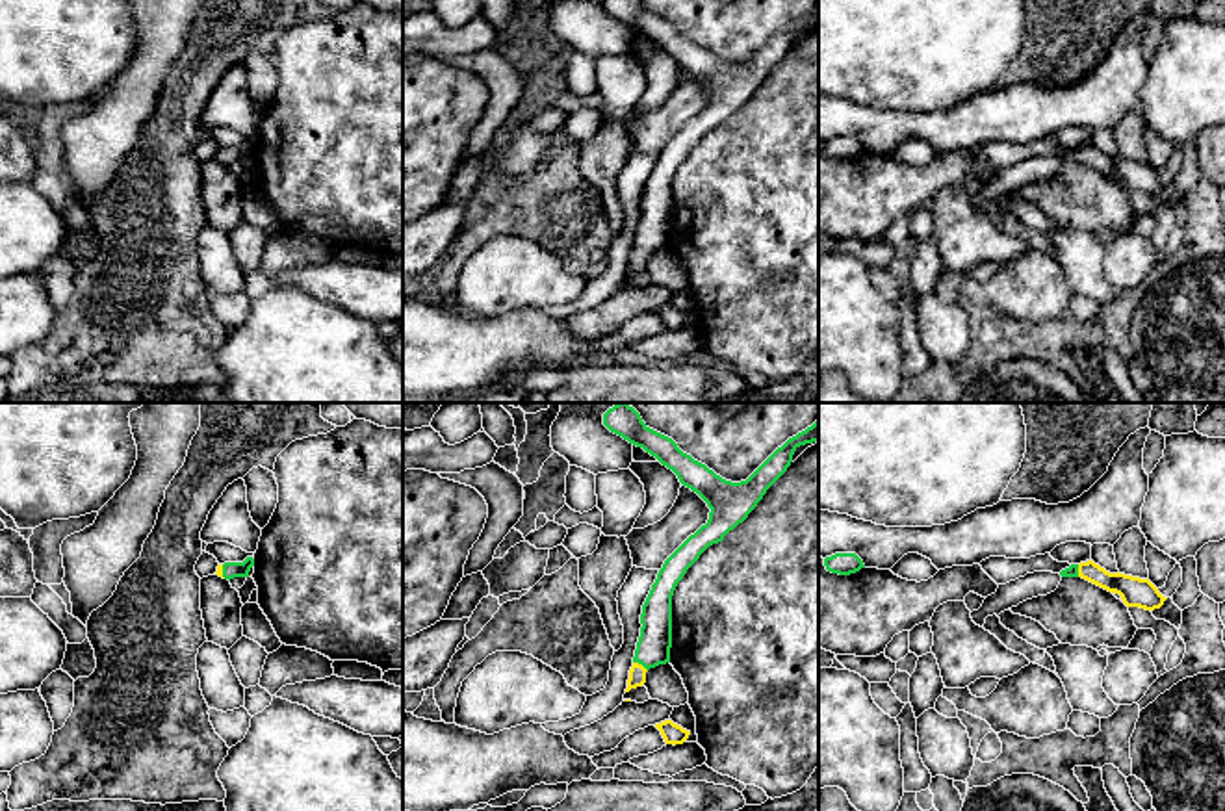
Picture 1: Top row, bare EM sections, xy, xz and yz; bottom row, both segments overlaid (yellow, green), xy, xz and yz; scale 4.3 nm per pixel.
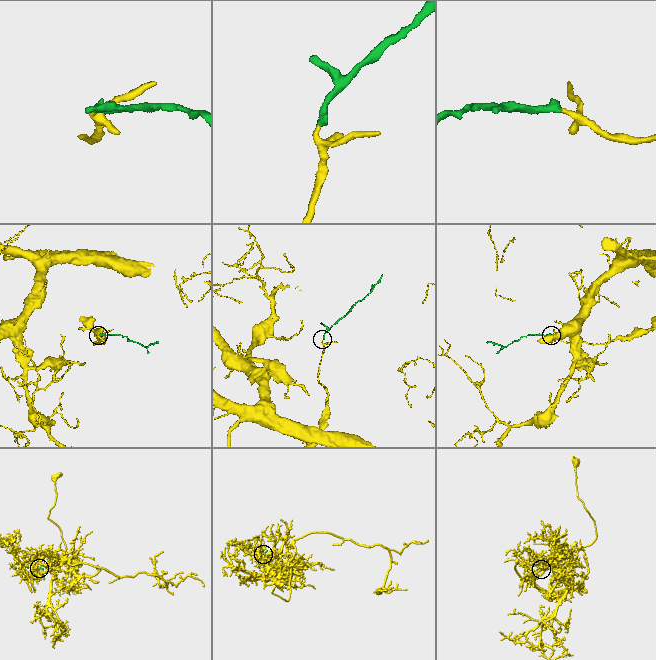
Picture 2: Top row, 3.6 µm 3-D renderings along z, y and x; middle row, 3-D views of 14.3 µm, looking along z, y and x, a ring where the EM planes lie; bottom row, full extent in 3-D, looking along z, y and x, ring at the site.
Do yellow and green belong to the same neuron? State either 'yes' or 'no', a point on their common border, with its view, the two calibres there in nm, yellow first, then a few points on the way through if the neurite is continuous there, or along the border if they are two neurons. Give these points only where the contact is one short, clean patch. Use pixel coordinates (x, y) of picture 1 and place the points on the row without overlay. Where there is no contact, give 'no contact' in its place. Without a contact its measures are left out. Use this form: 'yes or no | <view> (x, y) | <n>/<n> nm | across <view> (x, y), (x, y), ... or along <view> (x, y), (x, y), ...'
yes | xz (641, 249) | 80/150 nm | across xz (637, 258), (641, 249), (654, 229)

